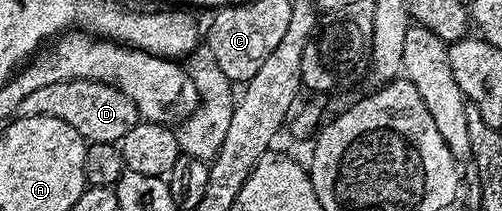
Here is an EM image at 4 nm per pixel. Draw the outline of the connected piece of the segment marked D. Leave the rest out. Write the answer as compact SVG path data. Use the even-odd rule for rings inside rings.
M68 79L55 81L55 85L42 85L19 101L16 114L20 117L59 117L59 121L67 121L75 133L82 135L86 144L117 143L127 129L139 121L135 101L131 101L127 93L115 89L110 83L100 83L98 79Z

